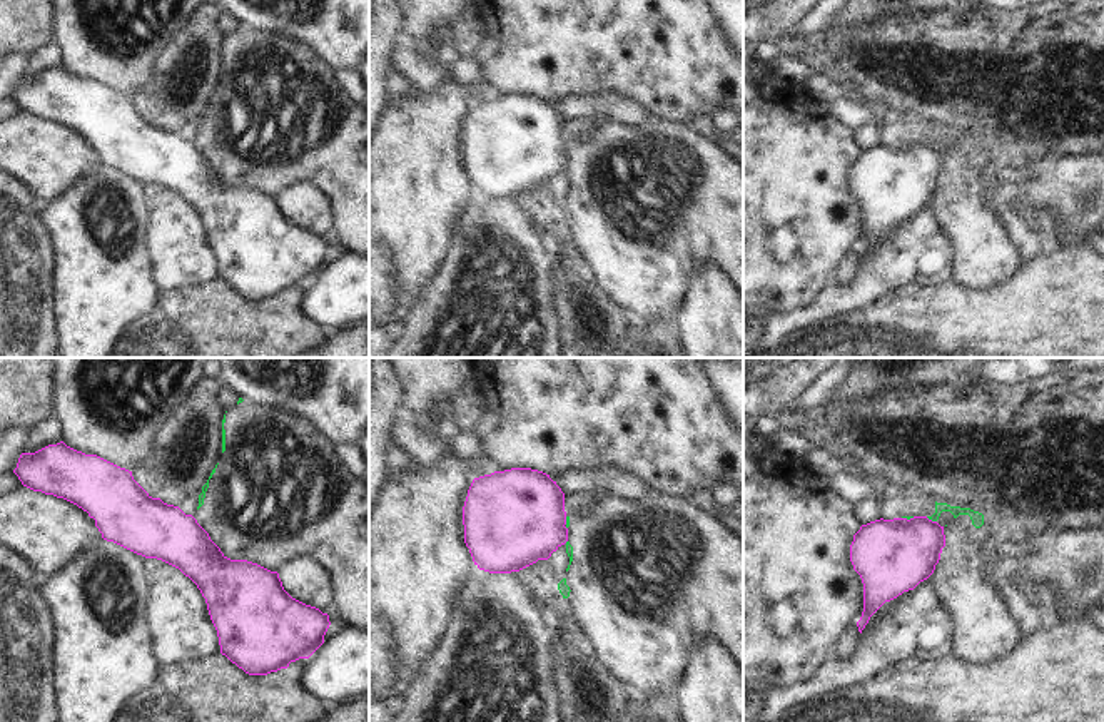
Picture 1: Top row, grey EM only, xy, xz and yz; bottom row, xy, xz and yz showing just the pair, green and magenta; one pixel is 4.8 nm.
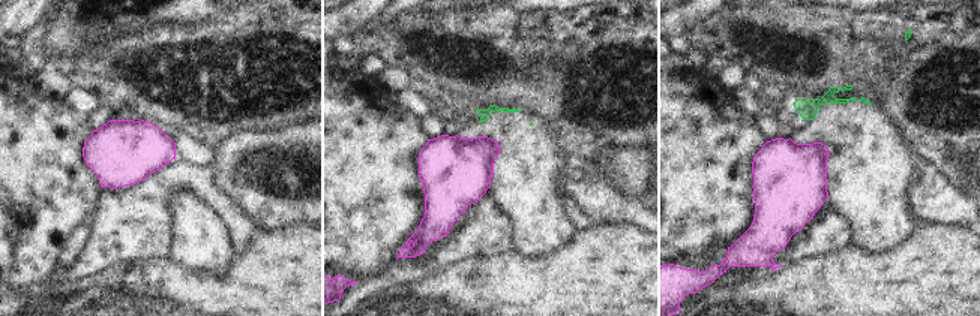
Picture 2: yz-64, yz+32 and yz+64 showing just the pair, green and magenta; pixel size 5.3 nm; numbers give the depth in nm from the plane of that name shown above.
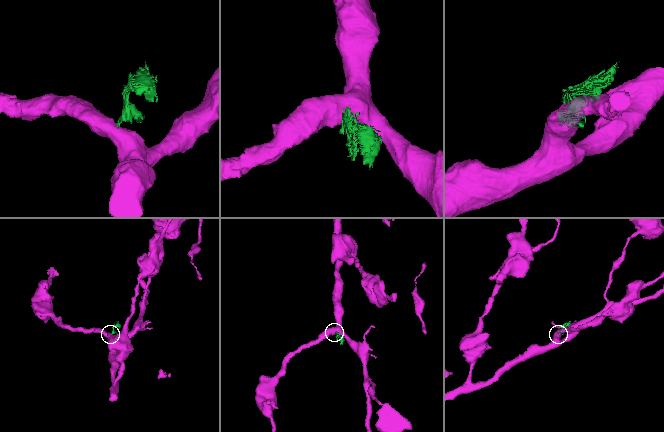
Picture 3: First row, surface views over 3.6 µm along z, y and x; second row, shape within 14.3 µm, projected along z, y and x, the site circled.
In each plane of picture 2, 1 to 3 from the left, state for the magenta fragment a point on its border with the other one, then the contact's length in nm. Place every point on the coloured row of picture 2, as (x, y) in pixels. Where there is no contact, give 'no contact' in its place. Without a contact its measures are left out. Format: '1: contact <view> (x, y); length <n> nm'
1: no contact
2: no contact
3: no contact

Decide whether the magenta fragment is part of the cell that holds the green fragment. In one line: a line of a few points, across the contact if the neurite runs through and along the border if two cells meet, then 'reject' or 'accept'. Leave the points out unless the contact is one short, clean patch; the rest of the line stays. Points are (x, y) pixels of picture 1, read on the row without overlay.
line yz (926, 142), (936, 147); reject

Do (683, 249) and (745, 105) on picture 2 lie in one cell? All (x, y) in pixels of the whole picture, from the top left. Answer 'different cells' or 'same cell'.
different cells

